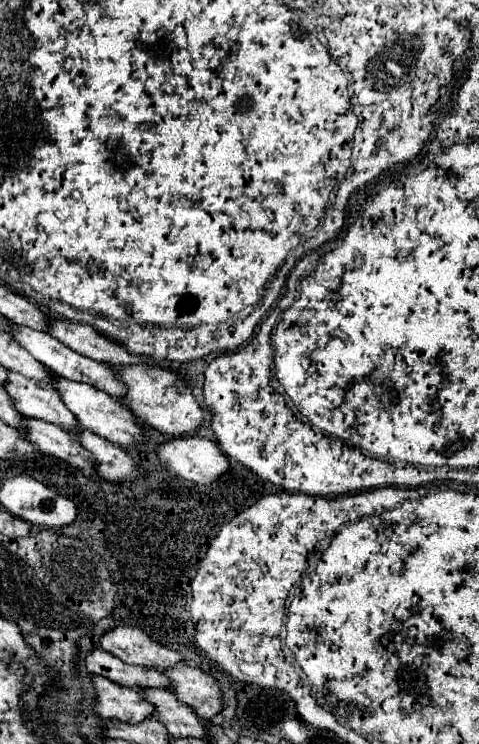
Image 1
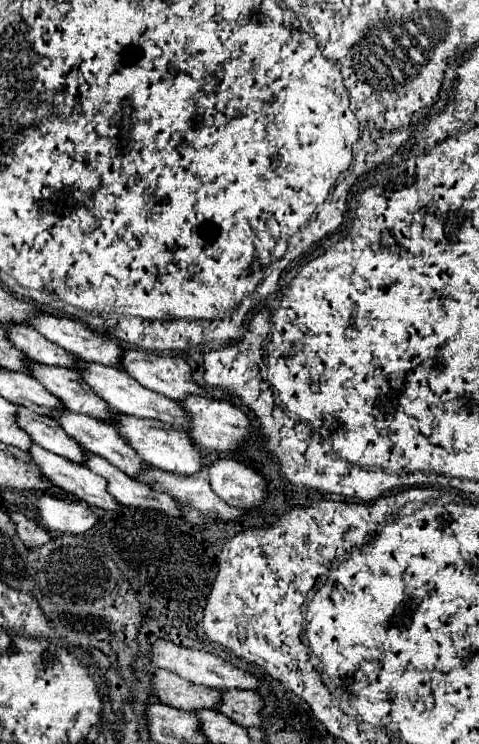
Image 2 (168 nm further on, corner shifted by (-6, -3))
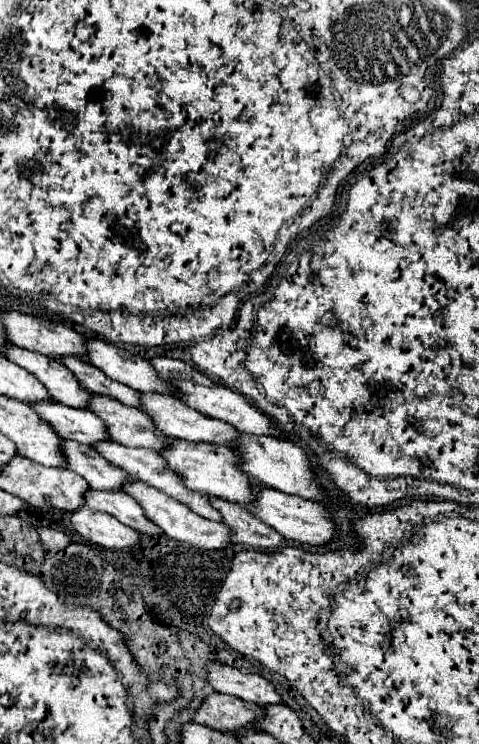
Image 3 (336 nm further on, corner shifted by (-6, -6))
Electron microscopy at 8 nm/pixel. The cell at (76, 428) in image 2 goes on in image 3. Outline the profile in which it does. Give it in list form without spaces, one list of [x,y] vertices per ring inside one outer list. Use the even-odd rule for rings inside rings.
[[[106,441],[106,443],[96,443],[96,445],[94,445],[94,449],[96,449],[98,453],[102,453],[102,457],[104,457],[104,459],[108,459],[110,463],[114,463],[114,465],[122,467],[124,471],[130,471],[130,475],[132,475],[134,479],[138,479],[138,481],[142,481],[142,483],[148,483],[148,485],[156,487],[158,491],[162,491],[162,493],[166,493],[166,495],[174,497],[176,501],[180,501],[180,503],[188,505],[188,507],[190,507],[194,513],[198,513],[200,517],[210,519],[210,521],[218,521],[218,523],[222,521],[220,511],[212,507],[210,499],[208,499],[206,495],[200,495],[200,493],[192,491],[192,489],[186,489],[186,487],[184,487],[184,479],[182,479],[180,475],[176,475],[174,471],[170,471],[170,469],[166,467],[166,461],[164,461],[156,451],[124,447],[124,445],[120,445],[120,443],[116,443],[116,441],[114,441],[114,443],[108,443],[108,441]]]

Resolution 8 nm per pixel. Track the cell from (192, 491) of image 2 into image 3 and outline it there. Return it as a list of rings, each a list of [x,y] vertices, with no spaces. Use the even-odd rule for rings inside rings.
[[[210,497],[210,501],[222,513],[224,525],[234,529],[234,543],[248,545],[254,549],[270,549],[270,551],[282,545],[284,537],[278,531],[274,531],[274,527],[268,527],[258,517],[250,515],[246,507],[216,497]]]

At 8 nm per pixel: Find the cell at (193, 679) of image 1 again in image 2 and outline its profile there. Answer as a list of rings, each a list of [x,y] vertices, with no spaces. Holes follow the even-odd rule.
[[[232,688],[232,690],[222,690],[222,704],[218,704],[216,710],[244,728],[248,726],[260,728],[262,726],[258,716],[260,708],[262,708],[262,700],[254,690]]]

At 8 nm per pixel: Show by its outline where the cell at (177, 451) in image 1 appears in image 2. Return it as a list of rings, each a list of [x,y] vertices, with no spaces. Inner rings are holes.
[[[216,458],[208,466],[214,492],[234,508],[254,508],[266,498],[266,484],[260,474],[234,458]]]

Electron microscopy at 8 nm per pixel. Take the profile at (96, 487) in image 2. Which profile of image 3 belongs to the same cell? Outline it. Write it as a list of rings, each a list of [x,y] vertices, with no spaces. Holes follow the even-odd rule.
[[[90,489],[86,493],[86,507],[96,509],[96,511],[104,511],[112,517],[116,517],[120,523],[136,529],[142,535],[148,537],[162,537],[162,529],[158,525],[154,525],[146,513],[142,513],[142,507],[138,505],[138,501],[134,497],[130,497],[128,493],[122,491],[94,491]]]

